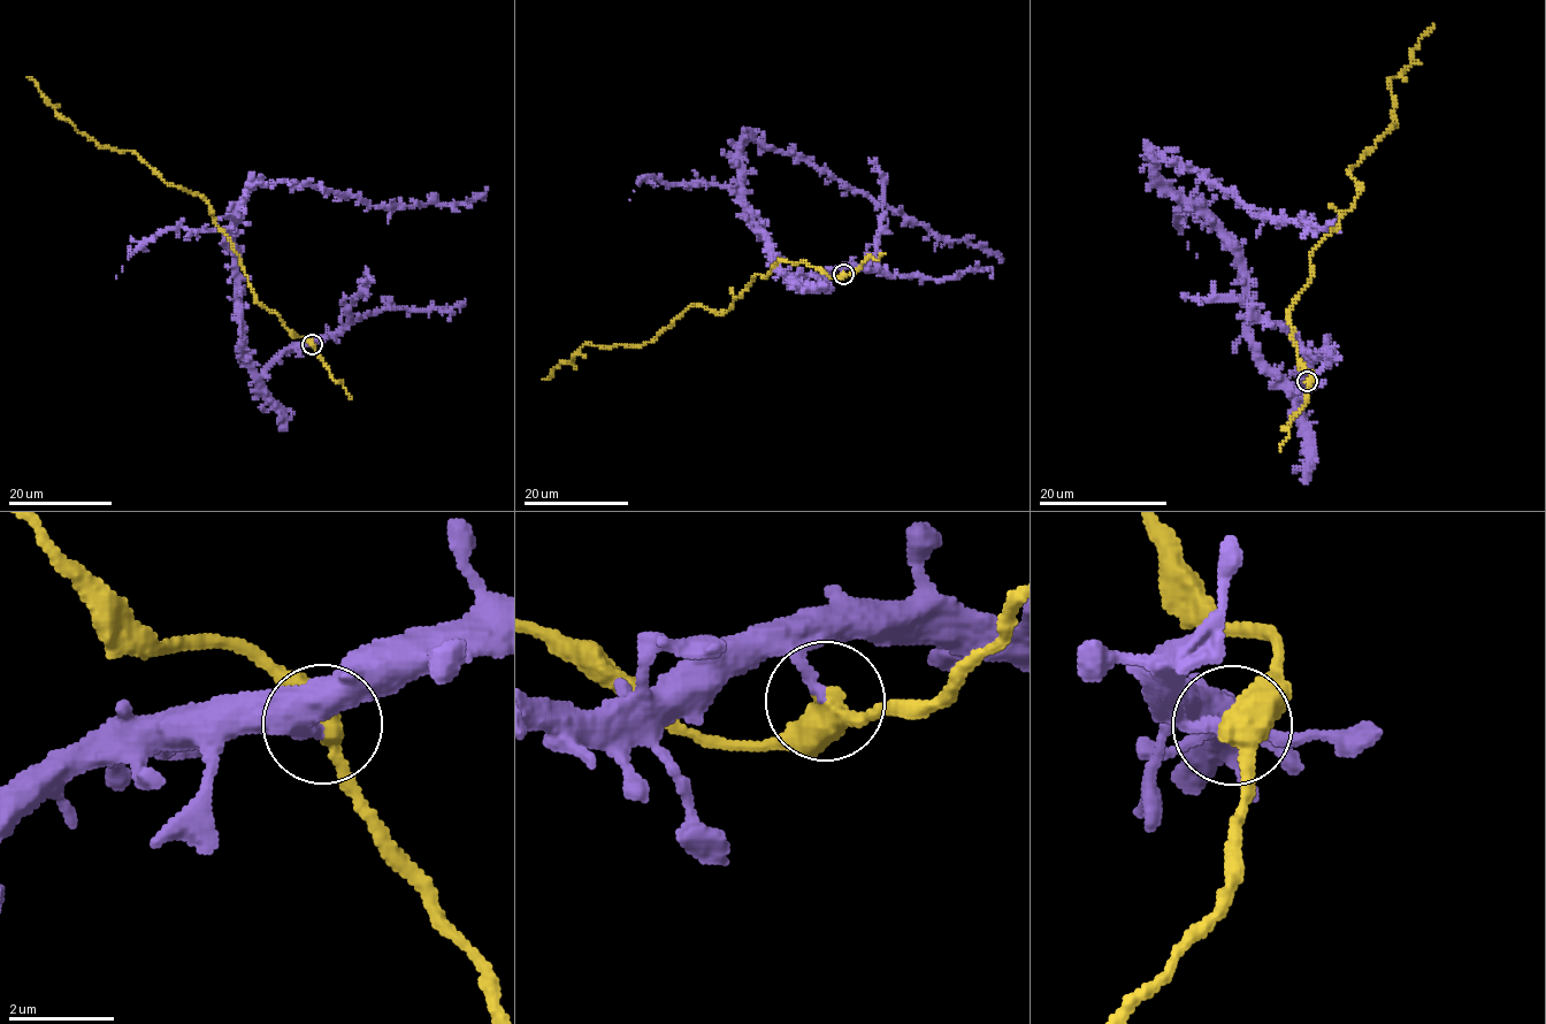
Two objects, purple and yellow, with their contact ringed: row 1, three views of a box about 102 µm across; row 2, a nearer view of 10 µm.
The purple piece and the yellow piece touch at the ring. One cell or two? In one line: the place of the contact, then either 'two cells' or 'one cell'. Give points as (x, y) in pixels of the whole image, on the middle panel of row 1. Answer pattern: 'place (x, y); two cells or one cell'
place (843, 274); two cells

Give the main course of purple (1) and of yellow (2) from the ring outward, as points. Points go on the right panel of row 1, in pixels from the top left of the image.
1: (1307, 381), (1298, 409), (1252, 338), (1240, 251), (1156, 160), (1189, 167), (1249, 213), (1317, 230), (1340, 218)
2: (1307, 381), (1287, 311), (1311, 276), (1309, 258), (1360, 191), (1349, 170), (1395, 125), (1388, 82), (1432, 23)

